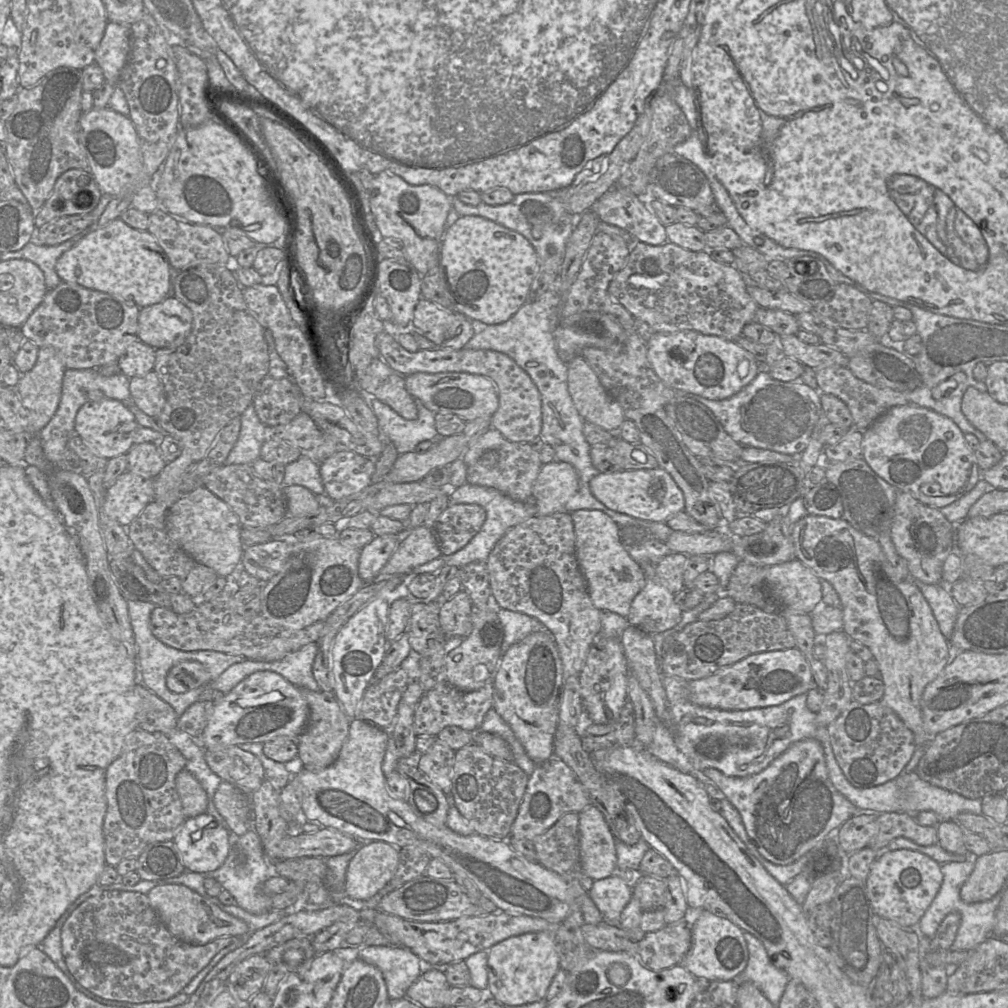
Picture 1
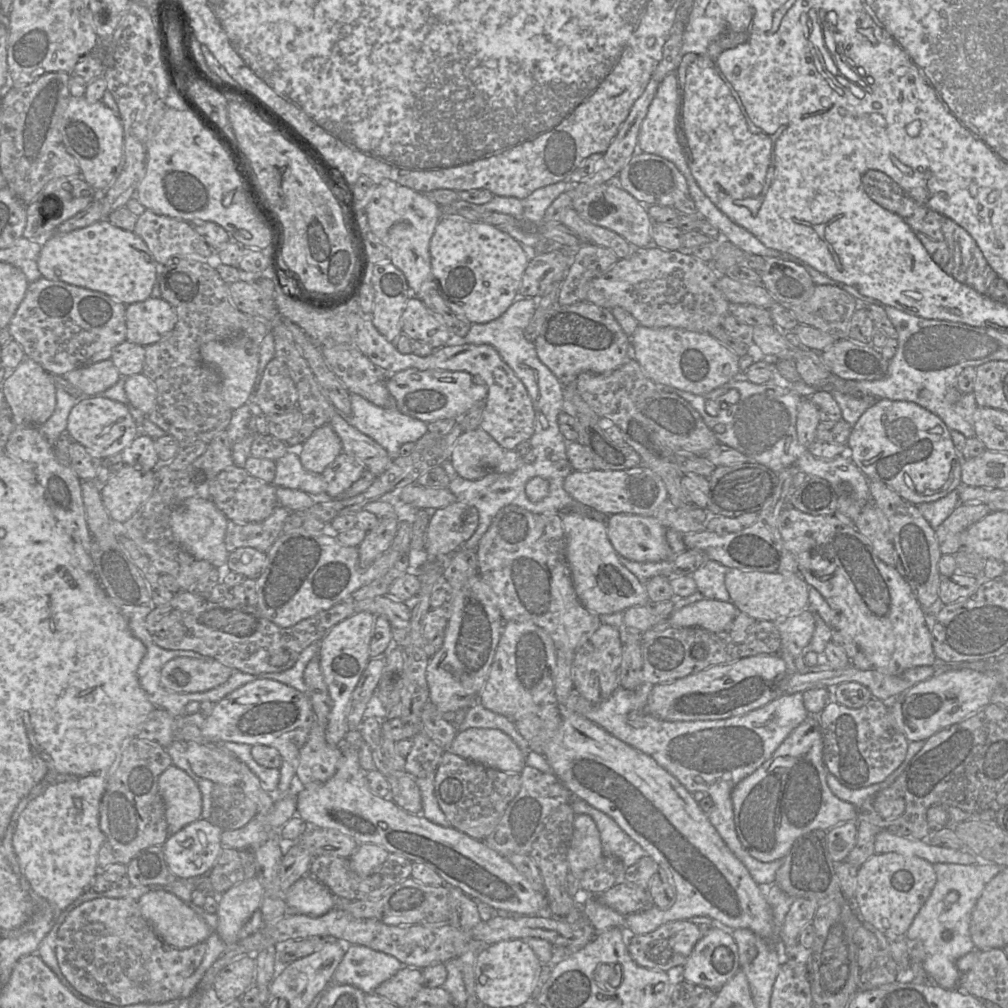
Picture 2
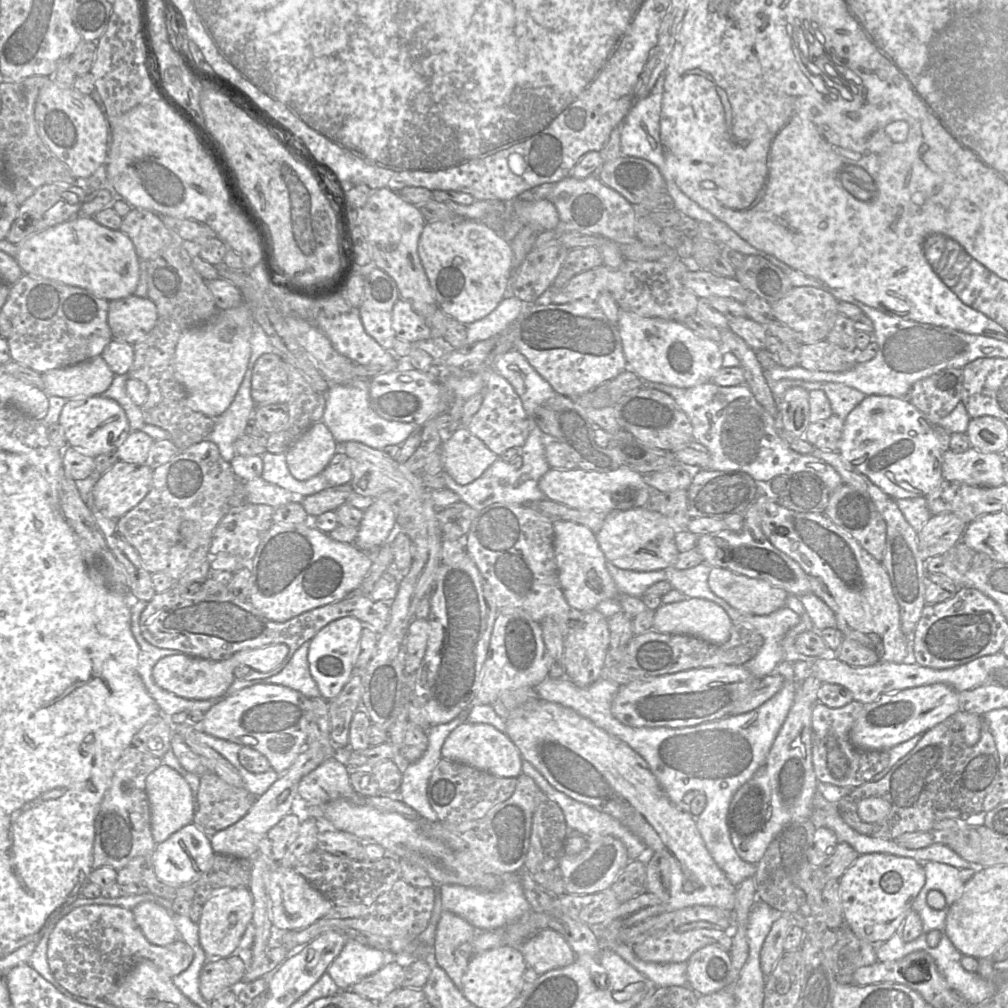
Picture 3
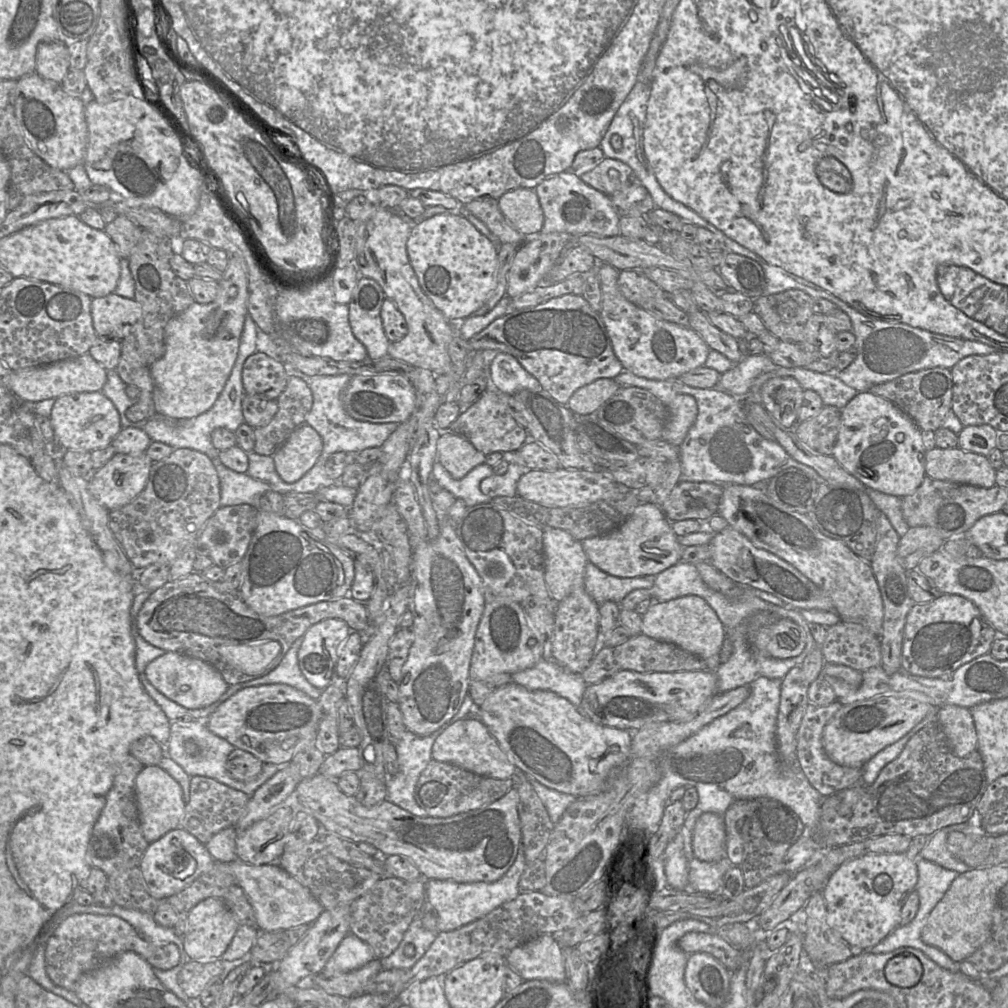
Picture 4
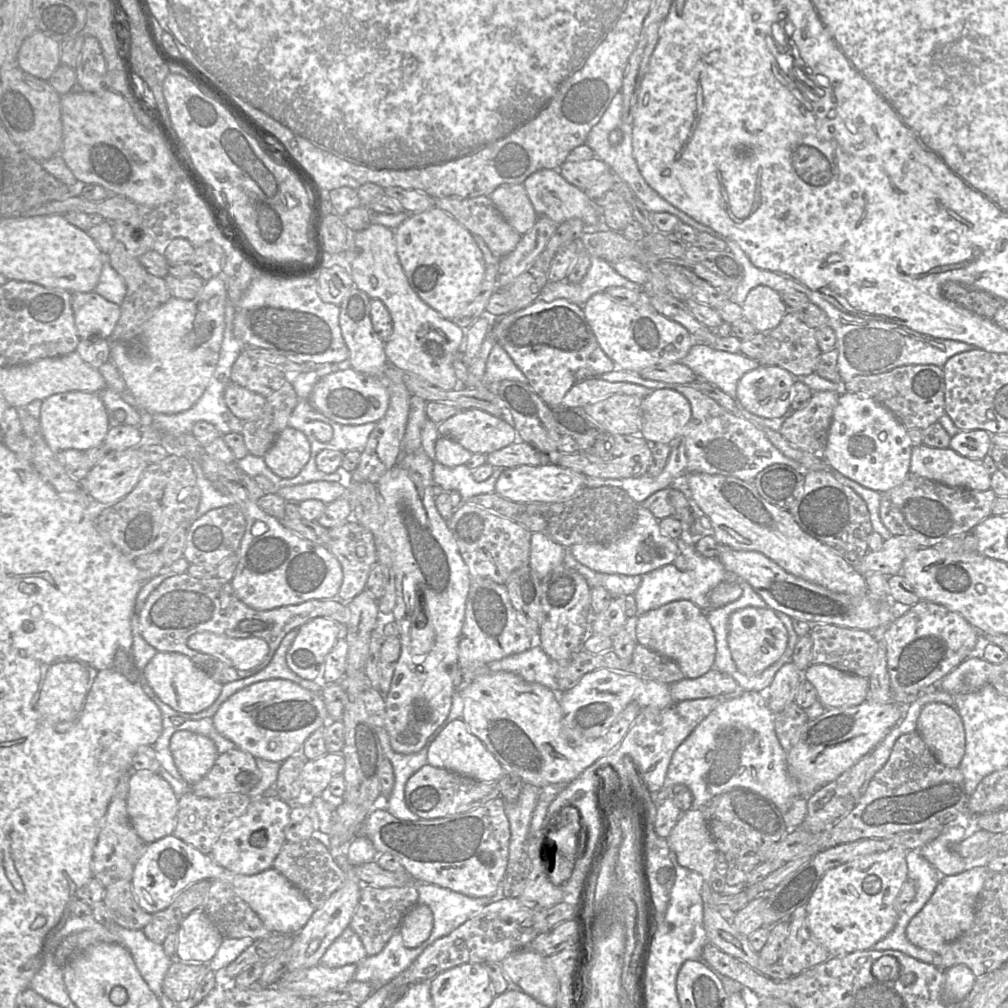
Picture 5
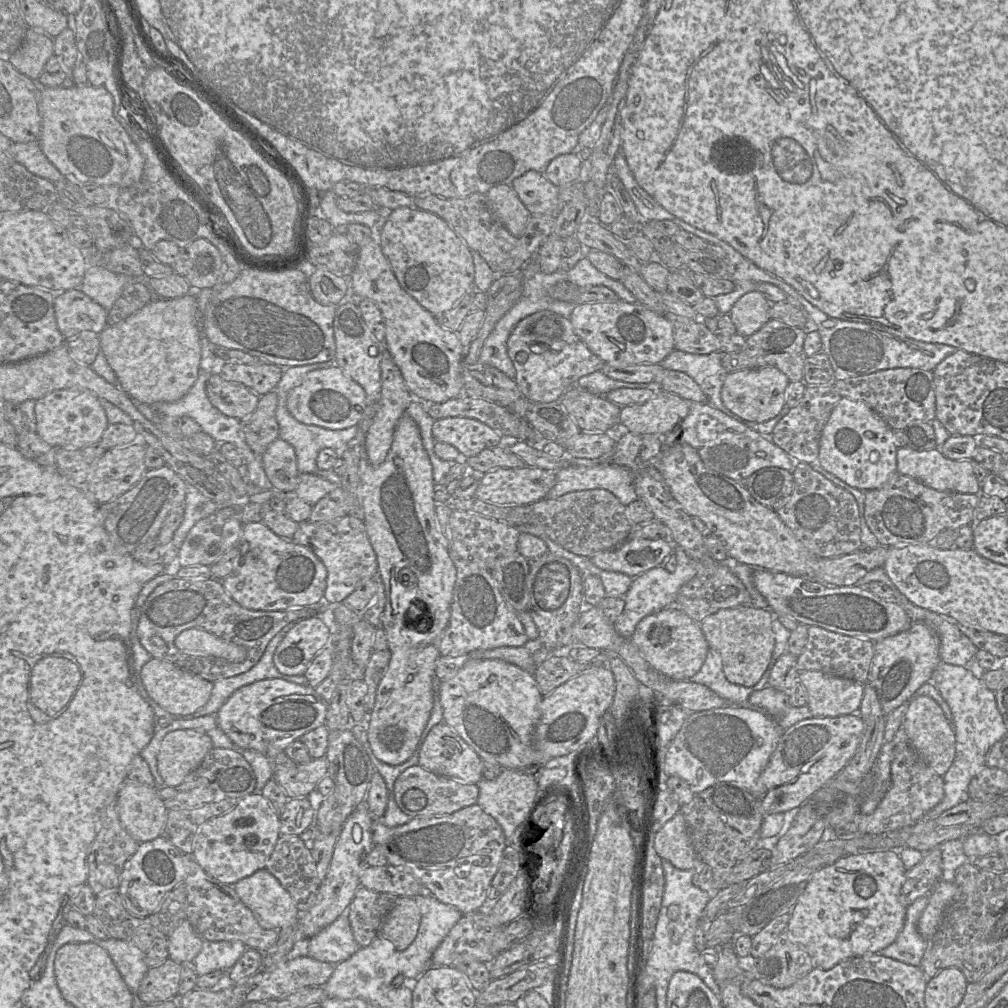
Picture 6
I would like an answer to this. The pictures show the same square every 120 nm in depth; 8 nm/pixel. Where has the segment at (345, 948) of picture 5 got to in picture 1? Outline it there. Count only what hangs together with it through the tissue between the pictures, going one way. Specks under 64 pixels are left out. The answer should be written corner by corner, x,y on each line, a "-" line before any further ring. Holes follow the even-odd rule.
371,945
362,948
357,958
377,967
382,972
390,1000
404,998
407,989
422,973
420,958
403,947

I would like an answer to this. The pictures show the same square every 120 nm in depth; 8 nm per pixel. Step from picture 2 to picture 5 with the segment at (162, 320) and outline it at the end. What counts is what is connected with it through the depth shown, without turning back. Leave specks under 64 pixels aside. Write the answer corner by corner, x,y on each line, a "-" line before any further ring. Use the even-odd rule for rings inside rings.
94,291
72,293
72,310
80,339
109,340
120,318
120,305

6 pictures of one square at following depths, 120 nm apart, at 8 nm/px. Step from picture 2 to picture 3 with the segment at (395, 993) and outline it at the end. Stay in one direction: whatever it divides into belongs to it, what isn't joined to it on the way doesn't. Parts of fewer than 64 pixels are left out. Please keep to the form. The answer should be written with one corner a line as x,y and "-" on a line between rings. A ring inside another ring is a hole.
388,961
378,971
364,977
348,990
373,1002
379,1002
390,992
400,988
403,976
404,967
395,961

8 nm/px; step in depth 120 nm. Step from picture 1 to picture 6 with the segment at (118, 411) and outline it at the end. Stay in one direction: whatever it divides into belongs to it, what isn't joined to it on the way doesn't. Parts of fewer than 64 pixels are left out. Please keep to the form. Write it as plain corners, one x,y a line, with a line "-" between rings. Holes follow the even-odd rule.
87,389
54,390
36,400
34,412
36,433
54,448
80,450
100,441
109,425
100,398

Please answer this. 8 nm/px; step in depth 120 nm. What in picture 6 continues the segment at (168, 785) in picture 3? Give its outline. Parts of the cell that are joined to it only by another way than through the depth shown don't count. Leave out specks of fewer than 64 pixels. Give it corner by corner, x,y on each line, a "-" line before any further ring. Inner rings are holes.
125,781
118,795
122,826
139,844
162,836
168,809
154,786

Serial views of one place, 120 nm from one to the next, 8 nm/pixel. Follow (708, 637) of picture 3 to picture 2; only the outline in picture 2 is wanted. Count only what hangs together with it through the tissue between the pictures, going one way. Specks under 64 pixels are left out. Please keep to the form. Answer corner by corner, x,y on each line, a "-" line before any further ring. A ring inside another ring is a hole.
704,598
675,610
667,621
671,627
701,627
719,632
734,620
738,612
731,601

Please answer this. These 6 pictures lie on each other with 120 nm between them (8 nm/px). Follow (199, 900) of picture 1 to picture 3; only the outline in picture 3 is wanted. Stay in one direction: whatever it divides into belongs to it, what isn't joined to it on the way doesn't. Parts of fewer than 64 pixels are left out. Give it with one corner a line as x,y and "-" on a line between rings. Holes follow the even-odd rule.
152,901
139,903
132,912
138,927
151,944
166,946
180,940
172,920
173,912

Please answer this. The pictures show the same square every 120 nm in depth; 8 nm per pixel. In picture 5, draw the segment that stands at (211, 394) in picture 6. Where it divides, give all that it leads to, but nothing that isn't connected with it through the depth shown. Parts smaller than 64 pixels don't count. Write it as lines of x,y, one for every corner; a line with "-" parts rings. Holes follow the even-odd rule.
229,383
224,401
231,412
243,422
257,418
266,405
266,397
236,383

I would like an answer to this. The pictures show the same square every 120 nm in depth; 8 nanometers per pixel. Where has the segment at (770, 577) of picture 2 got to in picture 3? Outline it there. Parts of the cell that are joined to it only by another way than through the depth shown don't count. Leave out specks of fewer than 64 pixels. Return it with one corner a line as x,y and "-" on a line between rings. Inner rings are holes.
712,567
710,590
740,612
766,615
785,606
789,593
769,582
750,578
729,569

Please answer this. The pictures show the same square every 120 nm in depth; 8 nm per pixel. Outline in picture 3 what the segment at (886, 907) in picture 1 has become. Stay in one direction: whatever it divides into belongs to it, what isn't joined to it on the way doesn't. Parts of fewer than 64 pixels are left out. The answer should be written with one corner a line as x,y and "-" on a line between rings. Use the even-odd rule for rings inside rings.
886,853
860,854
838,879
845,924
859,939
881,945
899,933
925,884
923,867
913,858

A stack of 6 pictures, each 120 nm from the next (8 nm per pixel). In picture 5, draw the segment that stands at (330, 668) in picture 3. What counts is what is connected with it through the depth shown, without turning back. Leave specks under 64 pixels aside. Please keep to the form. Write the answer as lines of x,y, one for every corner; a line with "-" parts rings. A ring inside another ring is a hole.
317,617
298,629
286,654
288,667
306,680
321,679
326,656
338,640
340,623

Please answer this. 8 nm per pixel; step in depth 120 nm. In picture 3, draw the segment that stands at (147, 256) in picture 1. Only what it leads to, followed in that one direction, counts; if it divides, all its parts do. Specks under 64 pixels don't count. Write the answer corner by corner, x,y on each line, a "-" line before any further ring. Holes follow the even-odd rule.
73,217
28,237
17,246
15,260
23,274
80,287
107,301
133,295
140,279
141,260
131,239
120,230
100,225
93,217

